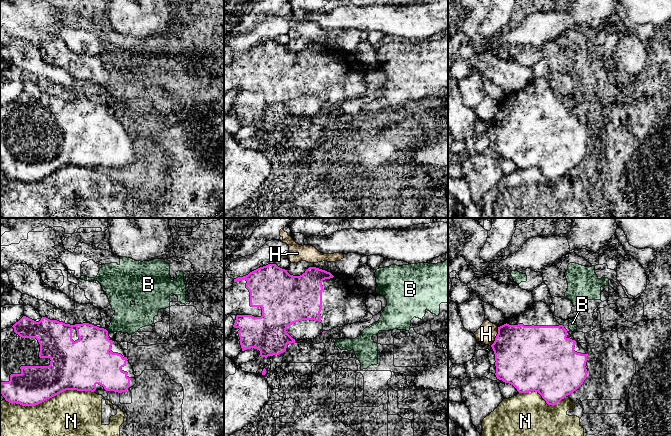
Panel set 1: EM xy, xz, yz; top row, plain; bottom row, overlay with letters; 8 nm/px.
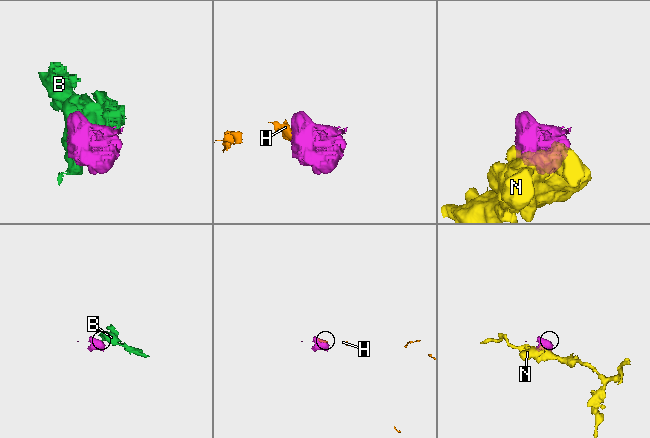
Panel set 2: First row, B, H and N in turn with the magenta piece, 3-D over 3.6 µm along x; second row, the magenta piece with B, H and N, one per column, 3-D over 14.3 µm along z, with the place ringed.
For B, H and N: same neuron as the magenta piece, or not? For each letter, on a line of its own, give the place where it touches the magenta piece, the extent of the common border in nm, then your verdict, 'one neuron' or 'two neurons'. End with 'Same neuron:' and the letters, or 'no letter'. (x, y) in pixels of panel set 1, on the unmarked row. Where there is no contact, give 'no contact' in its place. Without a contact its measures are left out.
B: contact xy (106, 106); length 40 nm; two neurons
H: contact yz (496, 112); length 170 nm; two neurons
N: contact xy (49, 174); length 700 nm; two neurons
Same neuron: no letter

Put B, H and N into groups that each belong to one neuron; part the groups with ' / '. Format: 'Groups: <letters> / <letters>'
Groups: B / H / N

